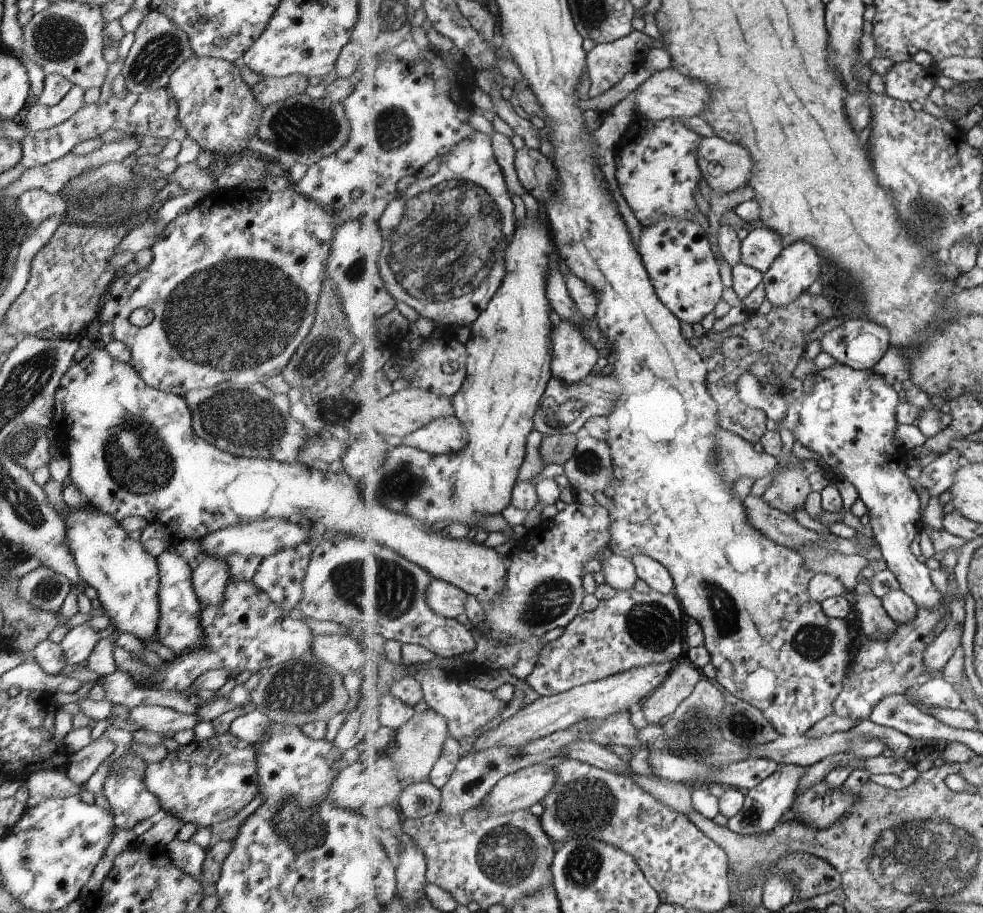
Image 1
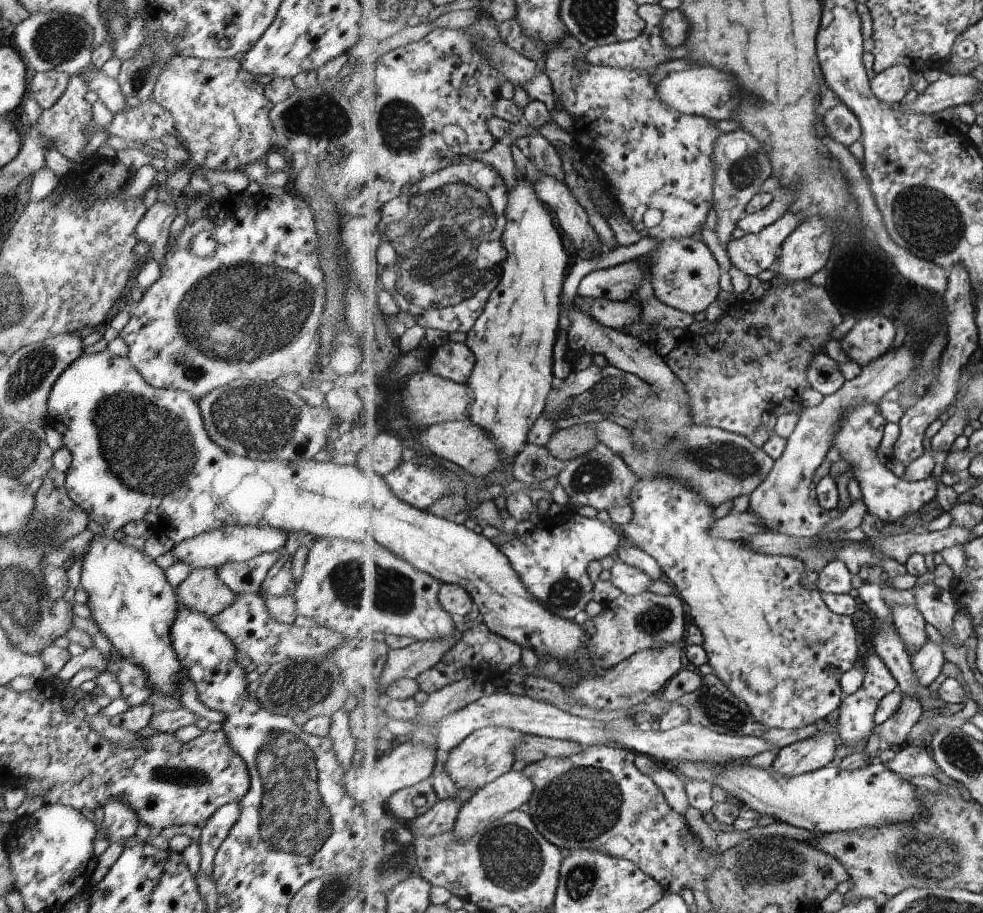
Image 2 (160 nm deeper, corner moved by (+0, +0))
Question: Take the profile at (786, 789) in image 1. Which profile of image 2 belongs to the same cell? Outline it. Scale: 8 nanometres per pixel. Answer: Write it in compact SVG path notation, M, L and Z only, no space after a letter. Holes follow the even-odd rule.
M838 711L817 723L819 734L784 747L778 752L773 770L783 776L799 776L834 764L837 748L840 747Z

